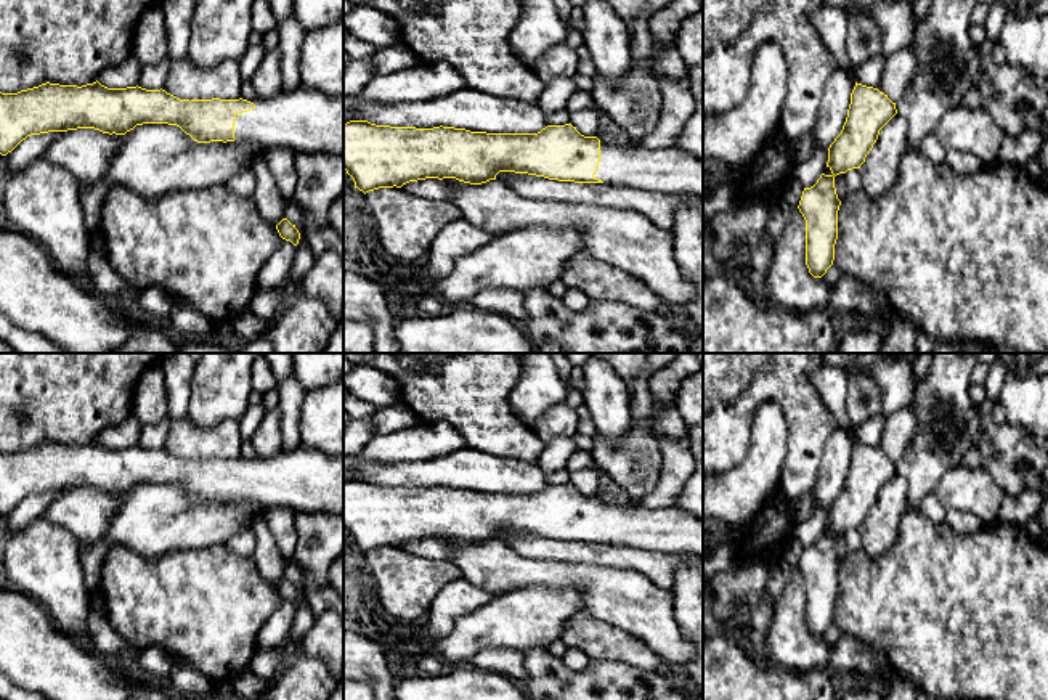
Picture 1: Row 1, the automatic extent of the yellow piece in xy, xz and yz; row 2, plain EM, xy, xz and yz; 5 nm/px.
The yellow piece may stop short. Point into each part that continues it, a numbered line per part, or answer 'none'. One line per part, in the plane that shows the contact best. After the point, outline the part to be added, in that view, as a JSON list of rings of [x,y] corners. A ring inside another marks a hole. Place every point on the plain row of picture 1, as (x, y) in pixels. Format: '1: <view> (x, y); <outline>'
1: xy (305, 479); [[[300,445],[270,459],[254,458],[254,469],[238,474],[234,498],[263,509],[290,507],[343,514],[343,458]]]

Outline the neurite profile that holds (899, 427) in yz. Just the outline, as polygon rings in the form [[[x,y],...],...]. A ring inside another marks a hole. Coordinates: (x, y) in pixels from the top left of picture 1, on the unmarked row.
[[[905,406],[884,417],[884,432],[876,448],[896,462],[916,430],[918,416],[913,408]]]

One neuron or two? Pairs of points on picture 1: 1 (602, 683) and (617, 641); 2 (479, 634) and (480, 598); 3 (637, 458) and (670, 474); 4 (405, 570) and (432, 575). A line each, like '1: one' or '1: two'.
1: two
2: two
3: two
4: one

